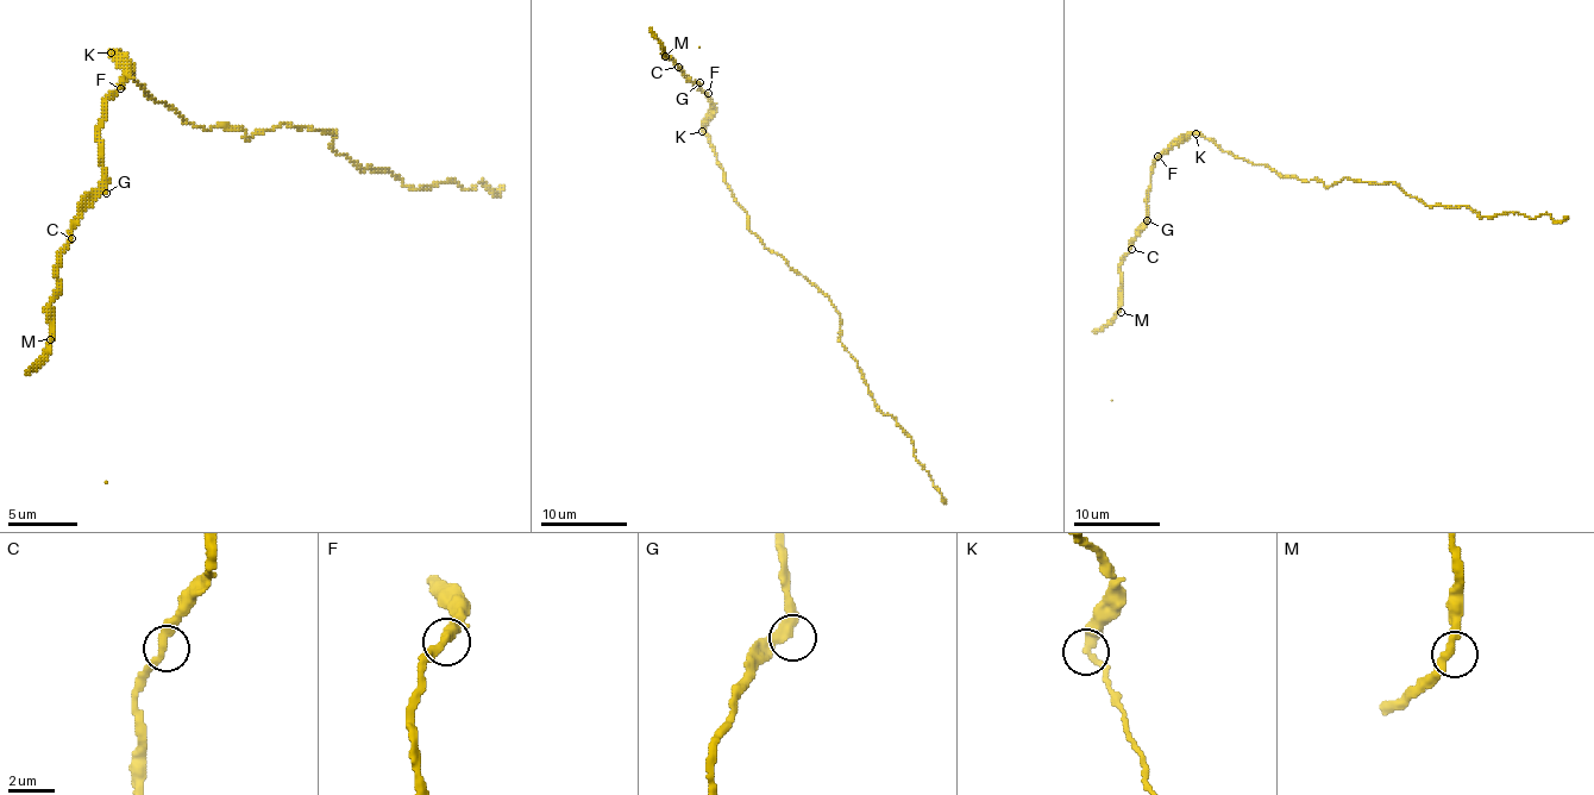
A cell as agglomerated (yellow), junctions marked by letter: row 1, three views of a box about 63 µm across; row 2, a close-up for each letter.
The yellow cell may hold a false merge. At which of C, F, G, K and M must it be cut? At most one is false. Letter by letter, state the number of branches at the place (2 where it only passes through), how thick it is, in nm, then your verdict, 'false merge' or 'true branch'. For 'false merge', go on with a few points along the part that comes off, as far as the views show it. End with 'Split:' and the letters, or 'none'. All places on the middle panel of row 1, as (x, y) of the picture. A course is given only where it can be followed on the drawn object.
C: 2 branches meet; 320 nm thick; true branch
F: 2 branches meet; 320 nm thick; true branch
G: 2 branches meet; 360 nm thick; true branch
K: 2 branches meet; 320 nm thick; false merge; foreign part runs (702, 131), (747, 226), (840, 315), (840, 342), (874, 404), (911, 439), (946, 504)
M: 2 branches meet; 340 nm thick; true branch
Split: K

